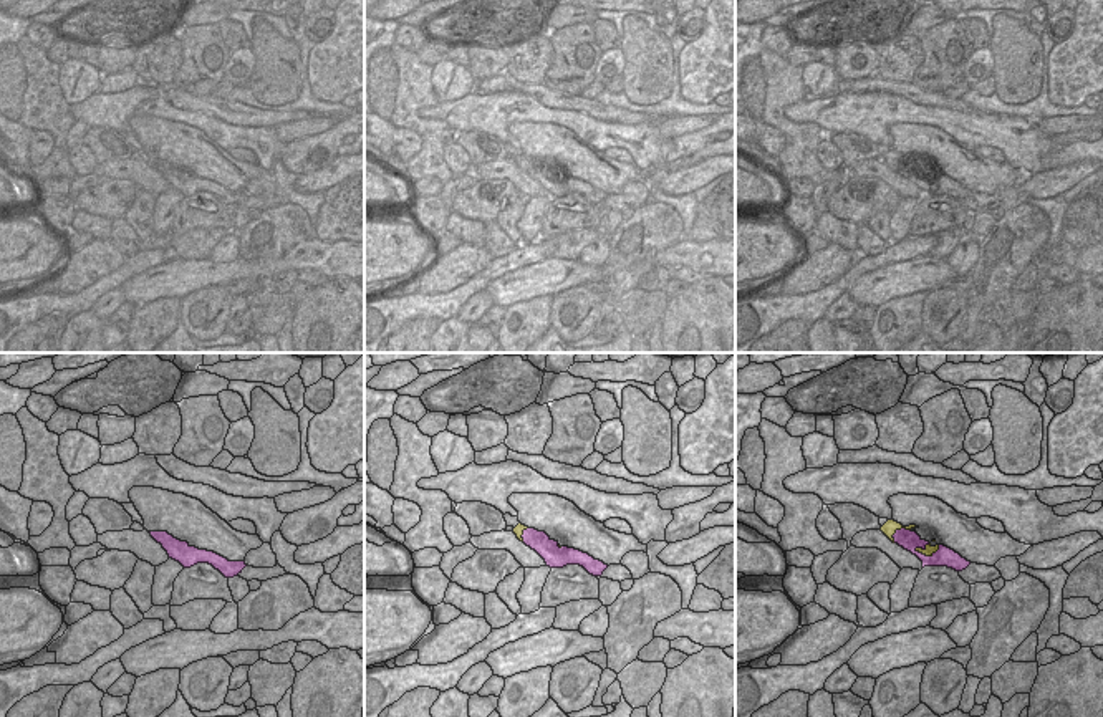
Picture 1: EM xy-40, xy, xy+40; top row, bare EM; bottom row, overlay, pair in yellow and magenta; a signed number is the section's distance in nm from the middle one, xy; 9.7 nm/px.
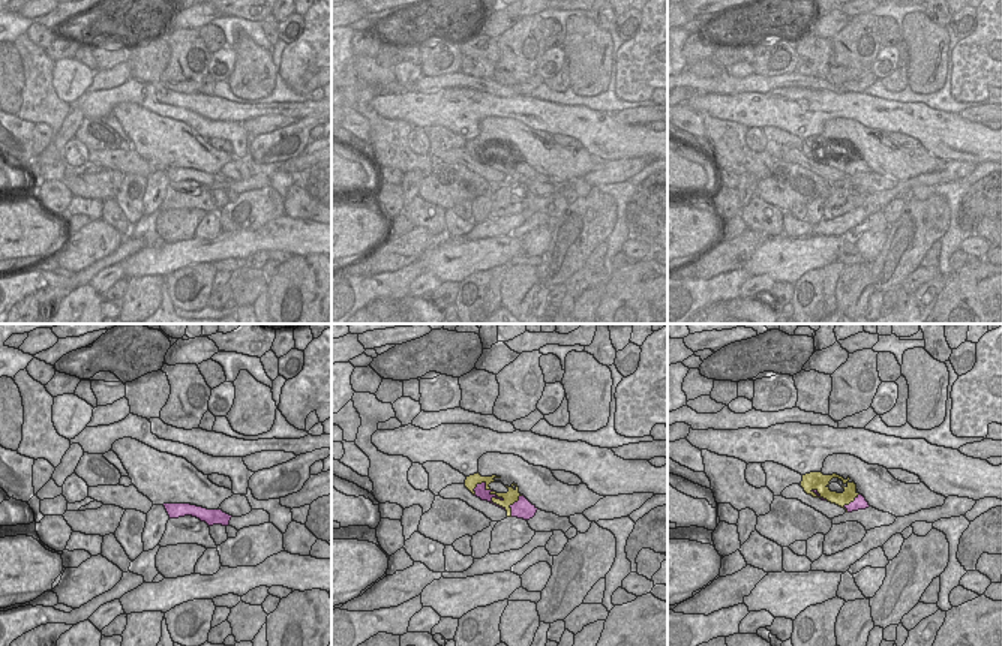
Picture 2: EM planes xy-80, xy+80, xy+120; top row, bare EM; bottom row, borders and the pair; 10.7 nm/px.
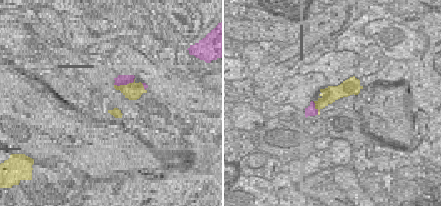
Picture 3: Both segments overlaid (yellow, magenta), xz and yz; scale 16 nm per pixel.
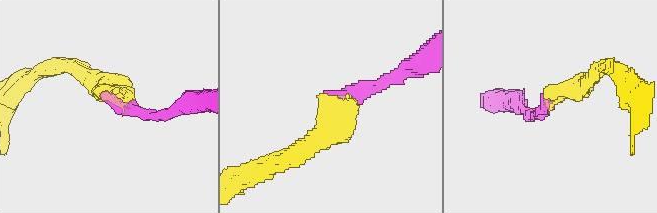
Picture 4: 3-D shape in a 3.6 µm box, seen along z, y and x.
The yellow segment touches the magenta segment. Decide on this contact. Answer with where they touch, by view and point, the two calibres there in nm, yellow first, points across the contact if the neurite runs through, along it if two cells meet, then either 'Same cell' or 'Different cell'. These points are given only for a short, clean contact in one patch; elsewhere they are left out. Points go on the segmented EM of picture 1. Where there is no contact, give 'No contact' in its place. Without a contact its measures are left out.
Touches yellow at xy+40 (898, 529). Thickness 140 nm (yellow) against 190 nm. Same cell.

